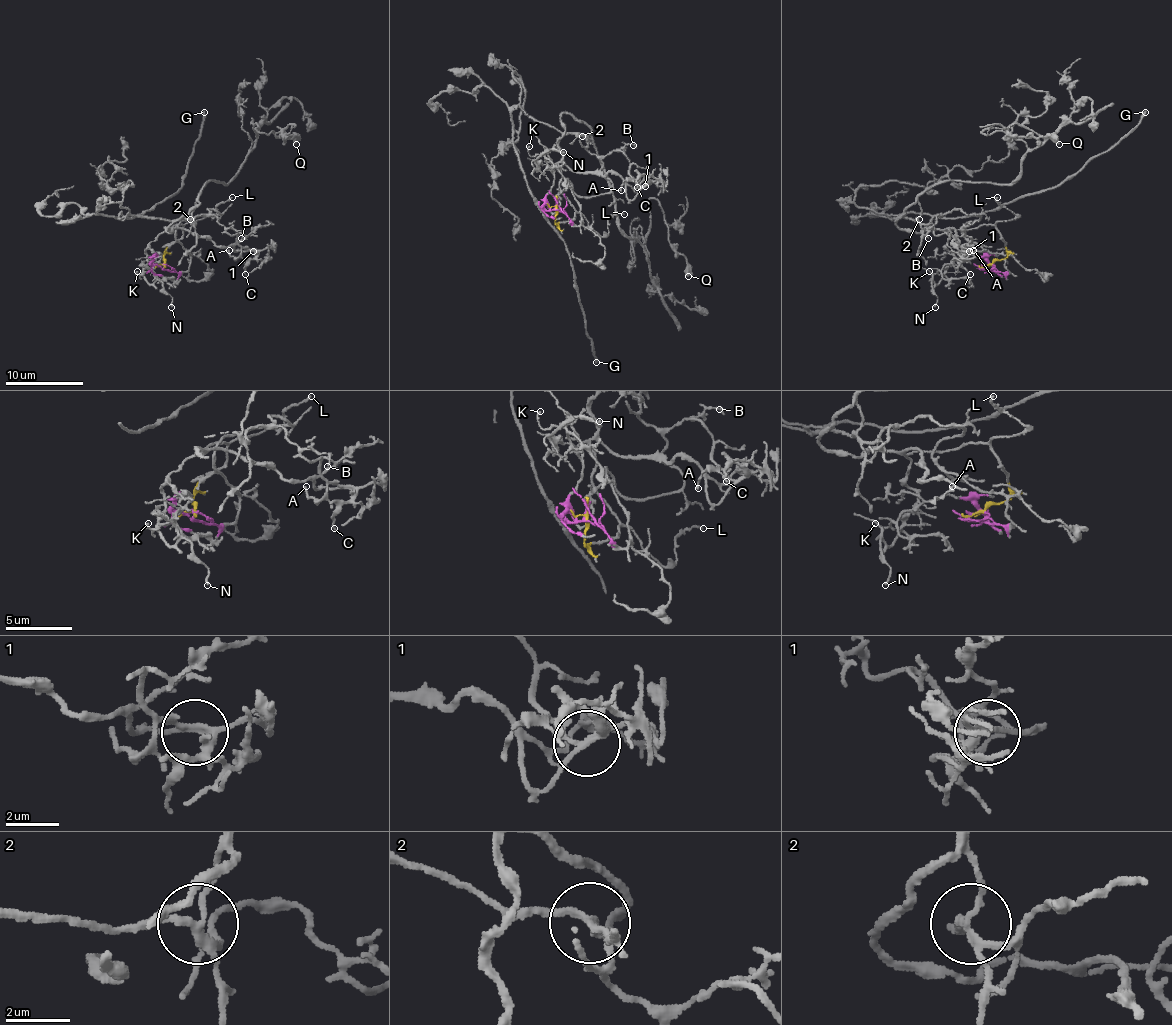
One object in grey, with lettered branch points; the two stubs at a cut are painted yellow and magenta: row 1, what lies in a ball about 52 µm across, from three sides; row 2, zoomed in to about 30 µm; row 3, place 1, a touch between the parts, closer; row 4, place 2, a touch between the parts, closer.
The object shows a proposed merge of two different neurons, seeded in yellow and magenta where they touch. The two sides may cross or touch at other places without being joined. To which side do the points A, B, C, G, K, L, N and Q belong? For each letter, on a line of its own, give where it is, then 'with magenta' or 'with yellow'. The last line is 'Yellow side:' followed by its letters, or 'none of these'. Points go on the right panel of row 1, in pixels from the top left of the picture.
A: place (973, 250); with magenta
B: place (928, 238); with magenta
C: place (970, 274); with yellow
G: place (1145, 112); with magenta
K: place (929, 271); with magenta
L: place (997, 197); with yellow
N: place (935, 307); with yellow
Q: place (1059, 144); with yellow
Yellow side: C, L, N, Q

